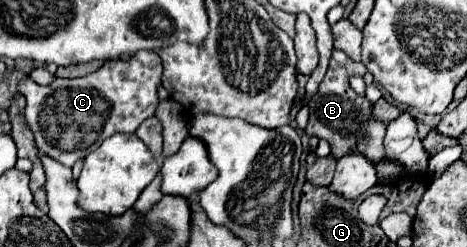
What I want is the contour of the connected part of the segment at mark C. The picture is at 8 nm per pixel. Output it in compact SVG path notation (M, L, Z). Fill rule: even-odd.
M139 52L129 60L109 60L83 78L55 78L49 86L25 78L19 84L19 92L27 98L25 120L35 134L37 148L71 168L105 138L117 132L135 132L159 106L157 88L161 86L161 76L161 58L155 52Z

